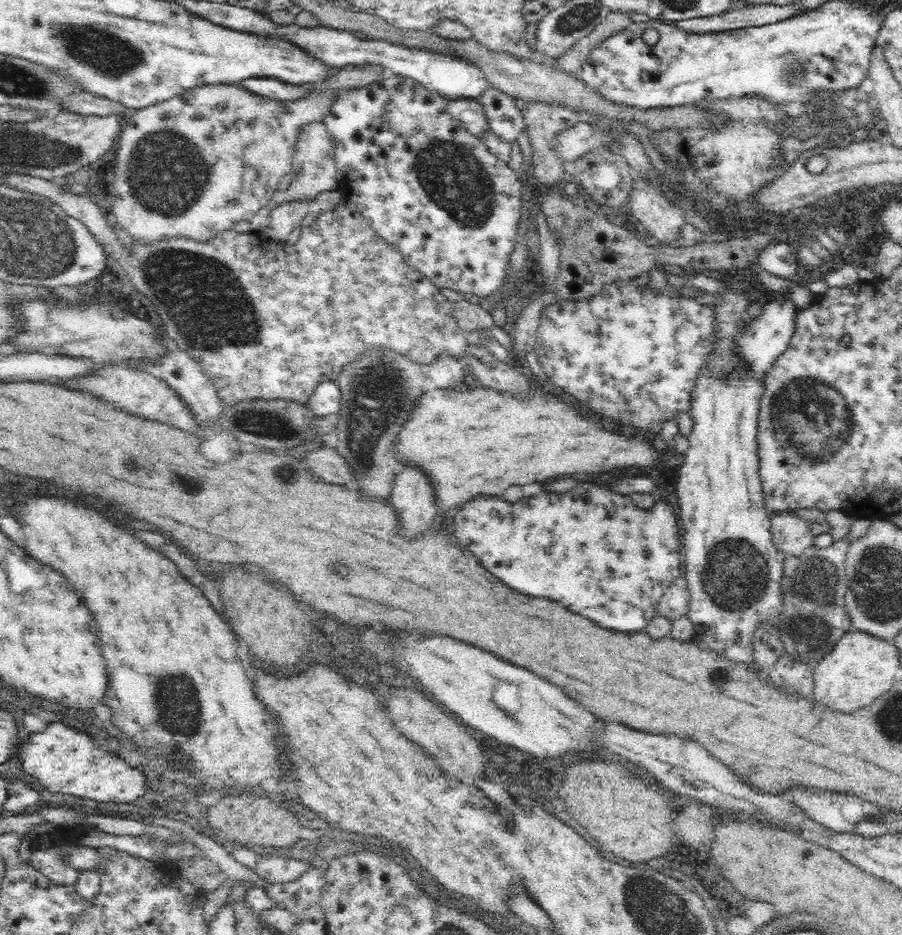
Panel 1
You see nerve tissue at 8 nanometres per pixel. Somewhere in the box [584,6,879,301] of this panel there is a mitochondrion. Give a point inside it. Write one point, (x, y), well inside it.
(791, 71)

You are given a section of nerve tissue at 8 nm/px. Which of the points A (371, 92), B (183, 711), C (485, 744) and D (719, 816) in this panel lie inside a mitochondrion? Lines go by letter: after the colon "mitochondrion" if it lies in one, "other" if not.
A: other
B: mitochondrion
C: other
D: other

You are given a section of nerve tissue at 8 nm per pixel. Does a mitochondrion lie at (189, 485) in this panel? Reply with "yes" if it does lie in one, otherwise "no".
no

